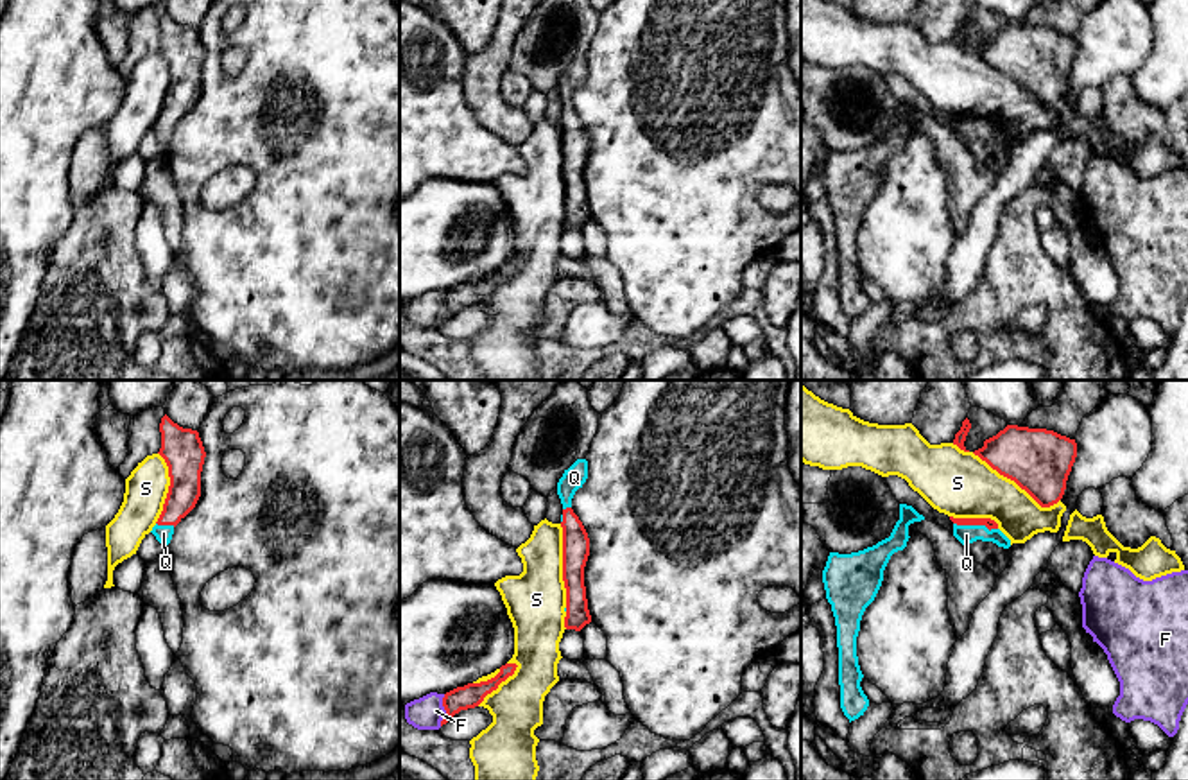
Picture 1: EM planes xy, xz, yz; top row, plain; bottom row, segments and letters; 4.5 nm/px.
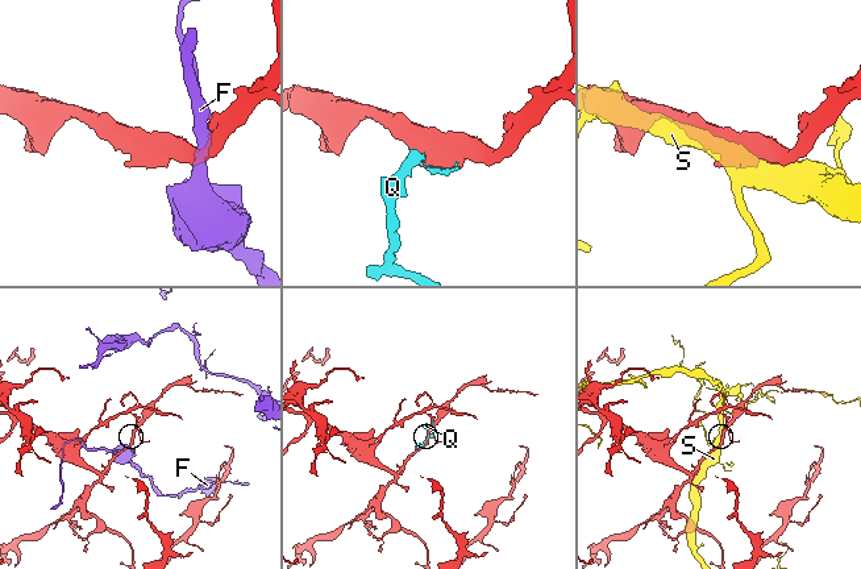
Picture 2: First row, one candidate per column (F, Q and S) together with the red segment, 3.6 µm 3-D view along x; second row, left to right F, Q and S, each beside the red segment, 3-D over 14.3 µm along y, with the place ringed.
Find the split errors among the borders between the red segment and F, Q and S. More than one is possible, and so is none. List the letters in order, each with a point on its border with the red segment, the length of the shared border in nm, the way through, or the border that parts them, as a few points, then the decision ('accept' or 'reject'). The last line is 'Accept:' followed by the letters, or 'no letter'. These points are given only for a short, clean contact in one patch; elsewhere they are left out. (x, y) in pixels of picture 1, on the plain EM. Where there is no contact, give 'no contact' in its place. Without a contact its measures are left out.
F: contact xz (445, 307); length 150 nm; reject
Q: contact yz (975, 122); length 200 nm; accept
S: contact yz (1016, 81); length 460 nm; reject
Accept: Q

